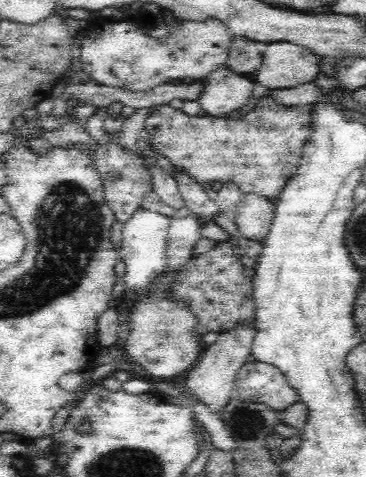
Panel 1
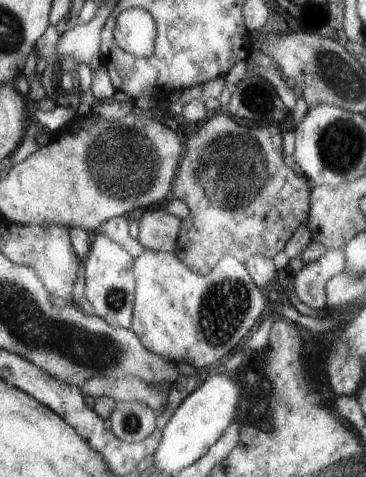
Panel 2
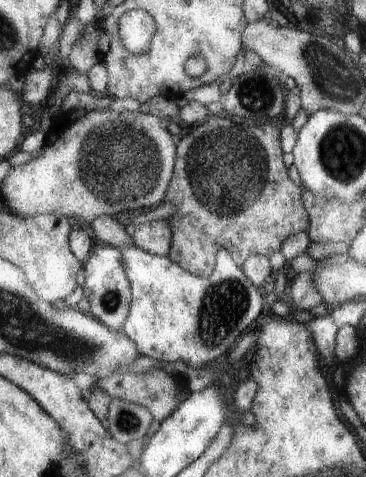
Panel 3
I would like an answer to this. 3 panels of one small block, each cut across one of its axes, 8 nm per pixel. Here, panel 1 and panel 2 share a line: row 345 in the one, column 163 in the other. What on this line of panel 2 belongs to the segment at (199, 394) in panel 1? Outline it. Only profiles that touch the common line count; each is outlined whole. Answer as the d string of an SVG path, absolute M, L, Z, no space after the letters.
M161 208L147 210L139 222L137 242L153 252L173 254L179 244L179 234L183 228L183 220L165 214Z

